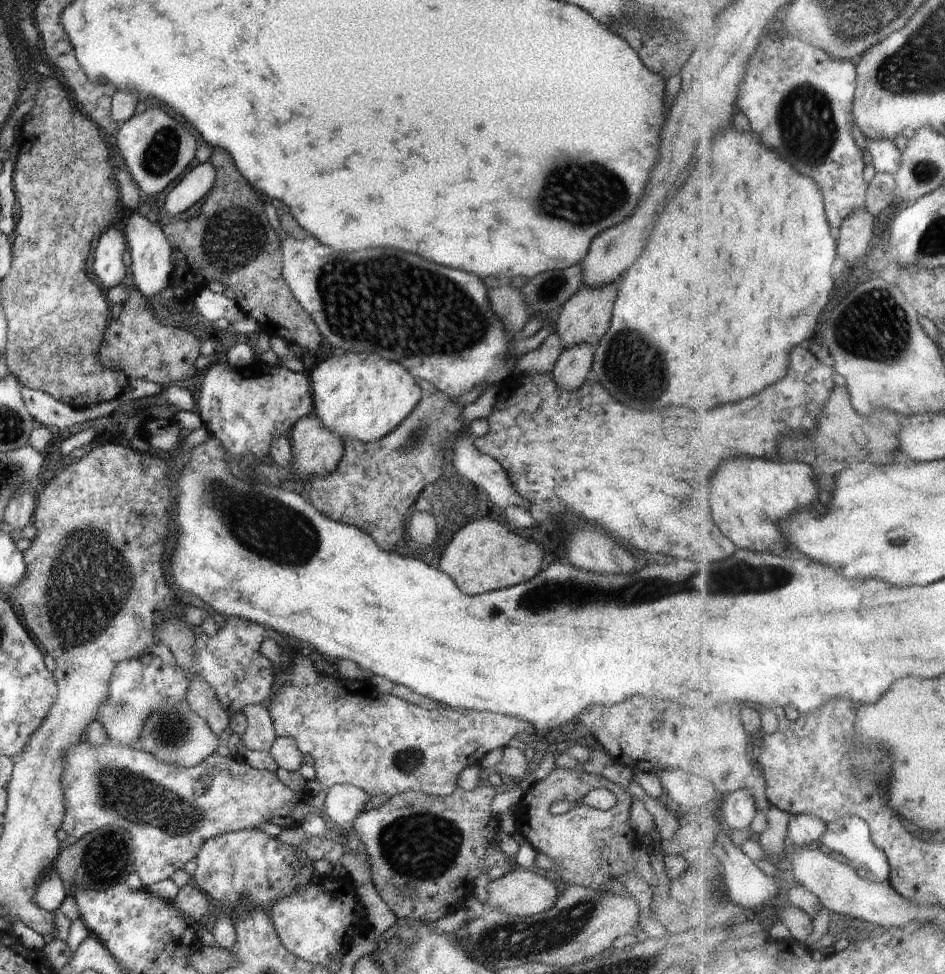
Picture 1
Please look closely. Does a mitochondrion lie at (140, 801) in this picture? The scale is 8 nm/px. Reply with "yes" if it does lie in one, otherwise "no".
yes

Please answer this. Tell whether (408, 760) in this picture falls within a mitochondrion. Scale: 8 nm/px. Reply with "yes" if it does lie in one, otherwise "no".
yes

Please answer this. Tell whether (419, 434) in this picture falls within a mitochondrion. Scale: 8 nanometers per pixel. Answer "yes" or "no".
yes

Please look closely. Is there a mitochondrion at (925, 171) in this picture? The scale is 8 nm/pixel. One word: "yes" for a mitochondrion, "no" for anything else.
yes

